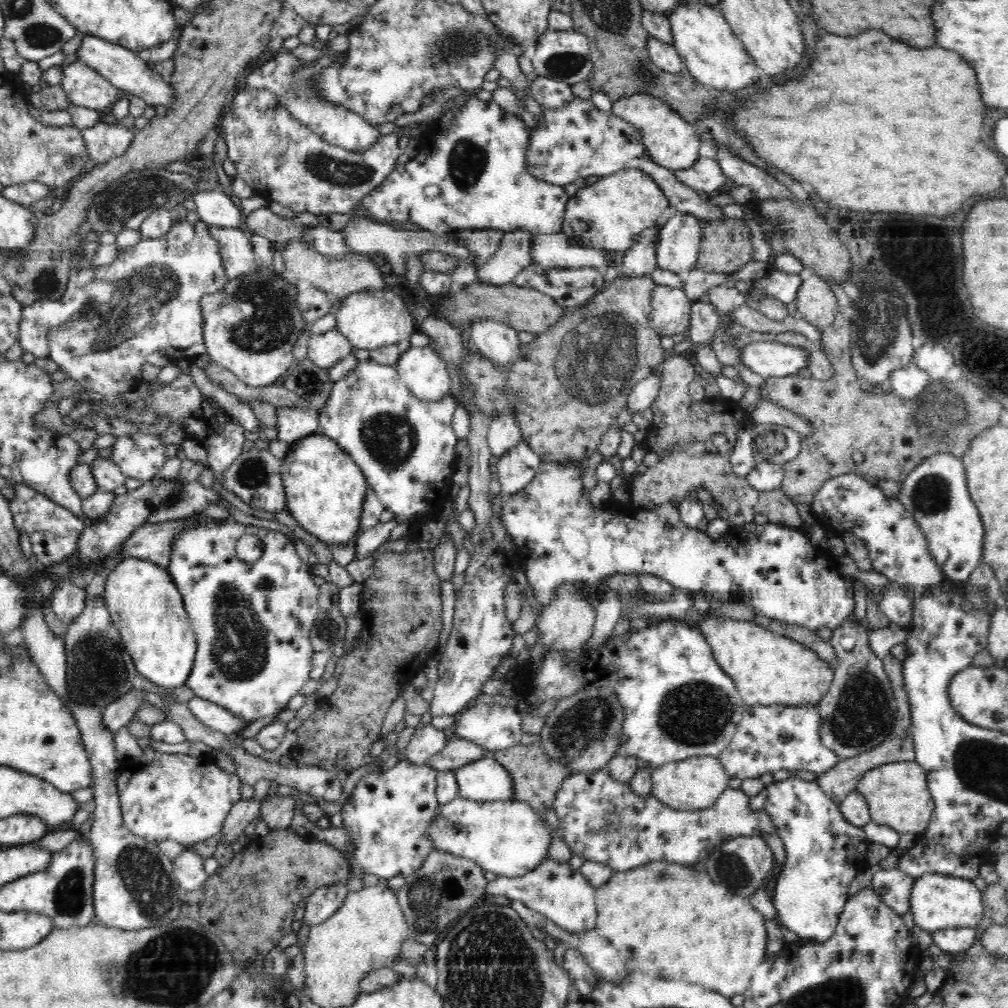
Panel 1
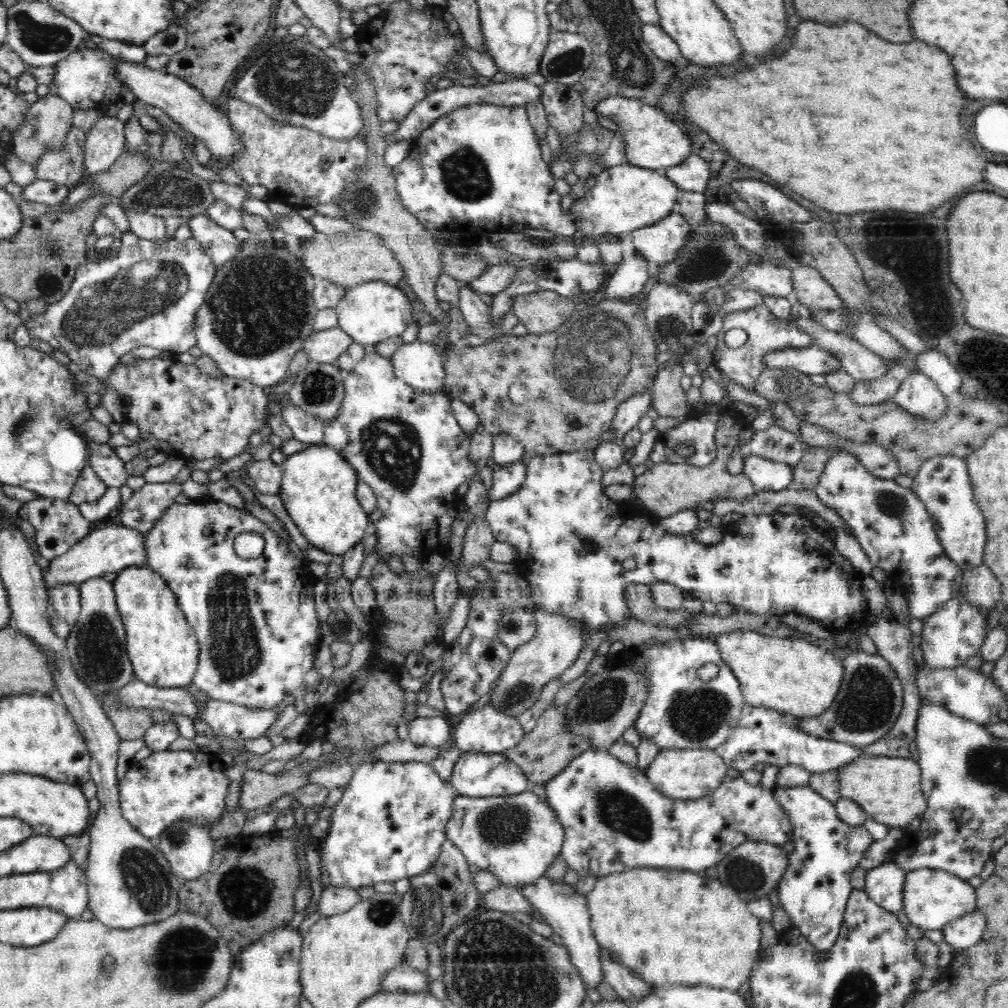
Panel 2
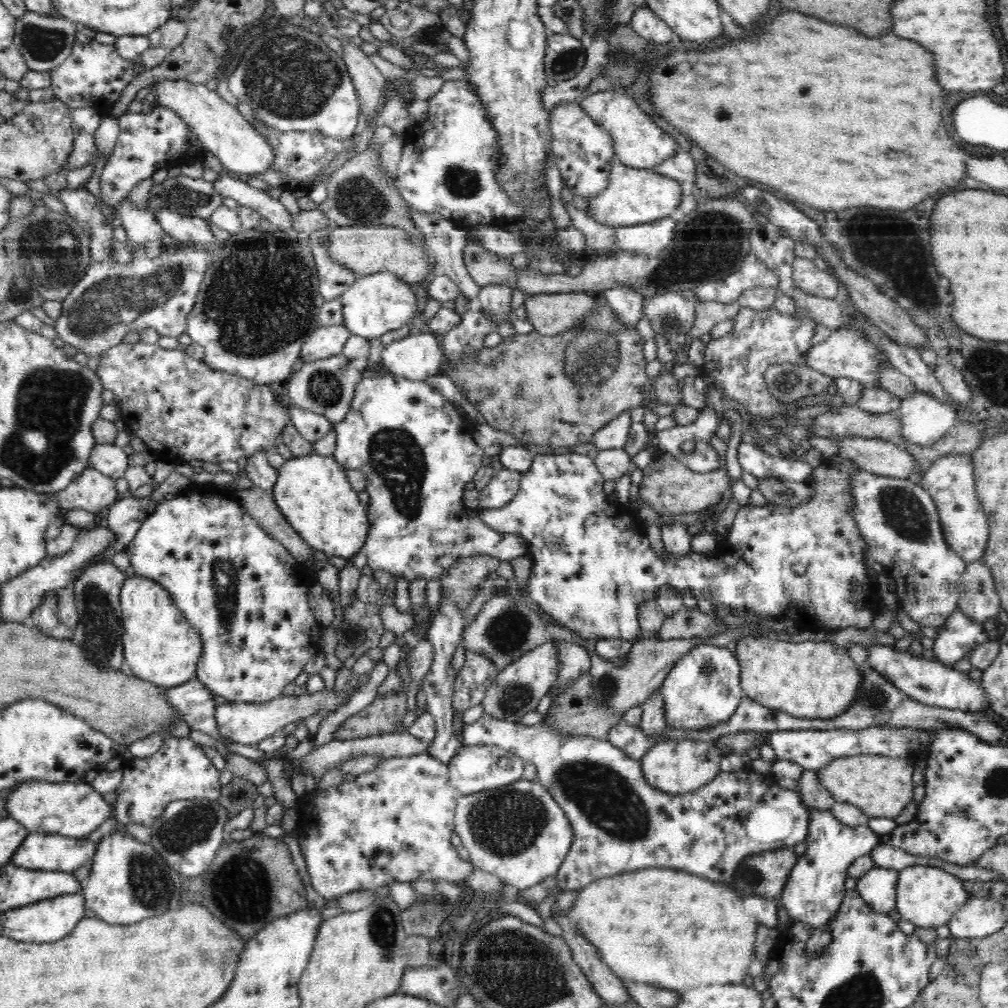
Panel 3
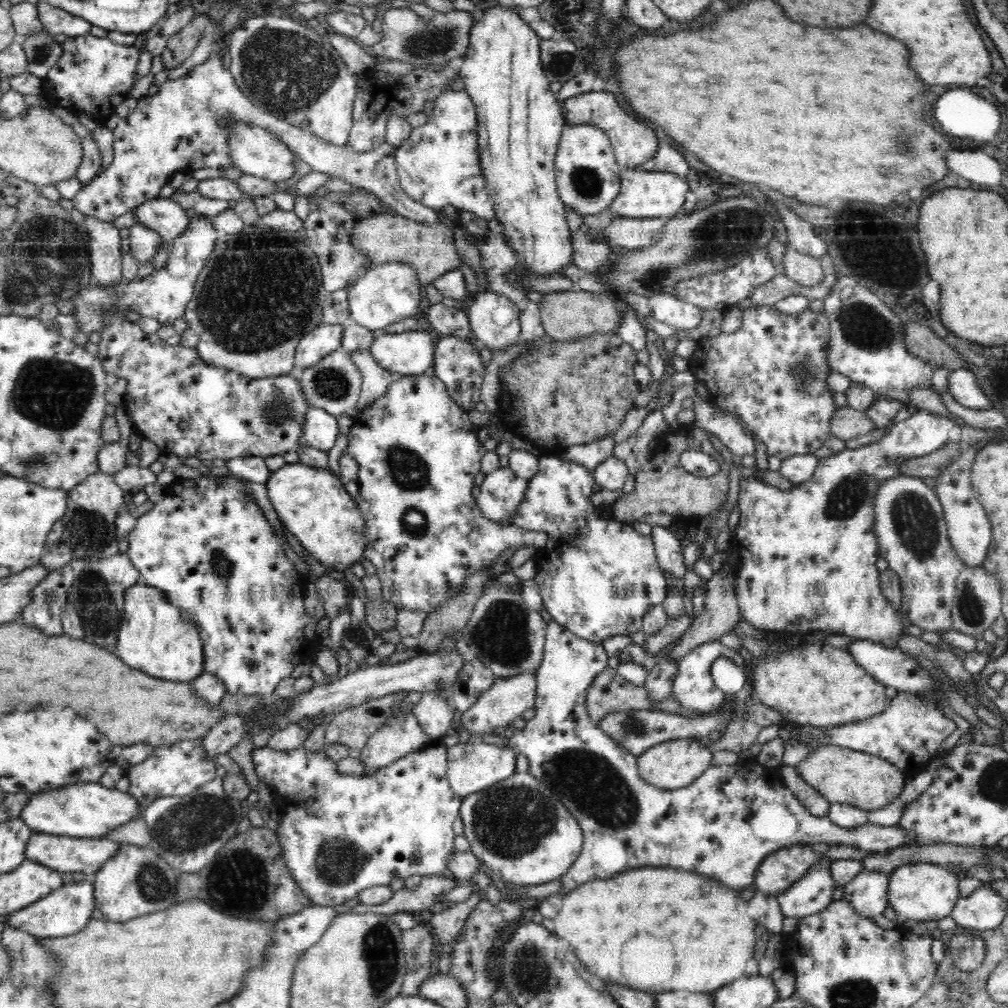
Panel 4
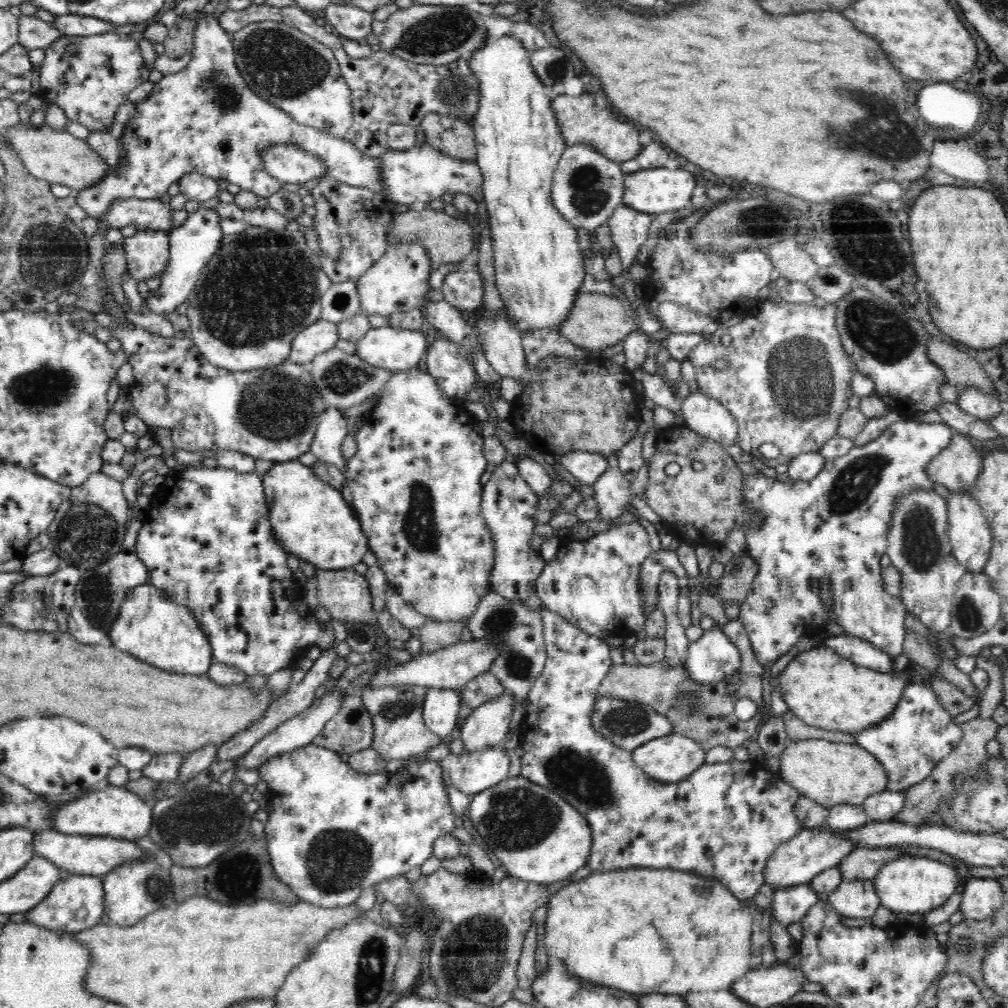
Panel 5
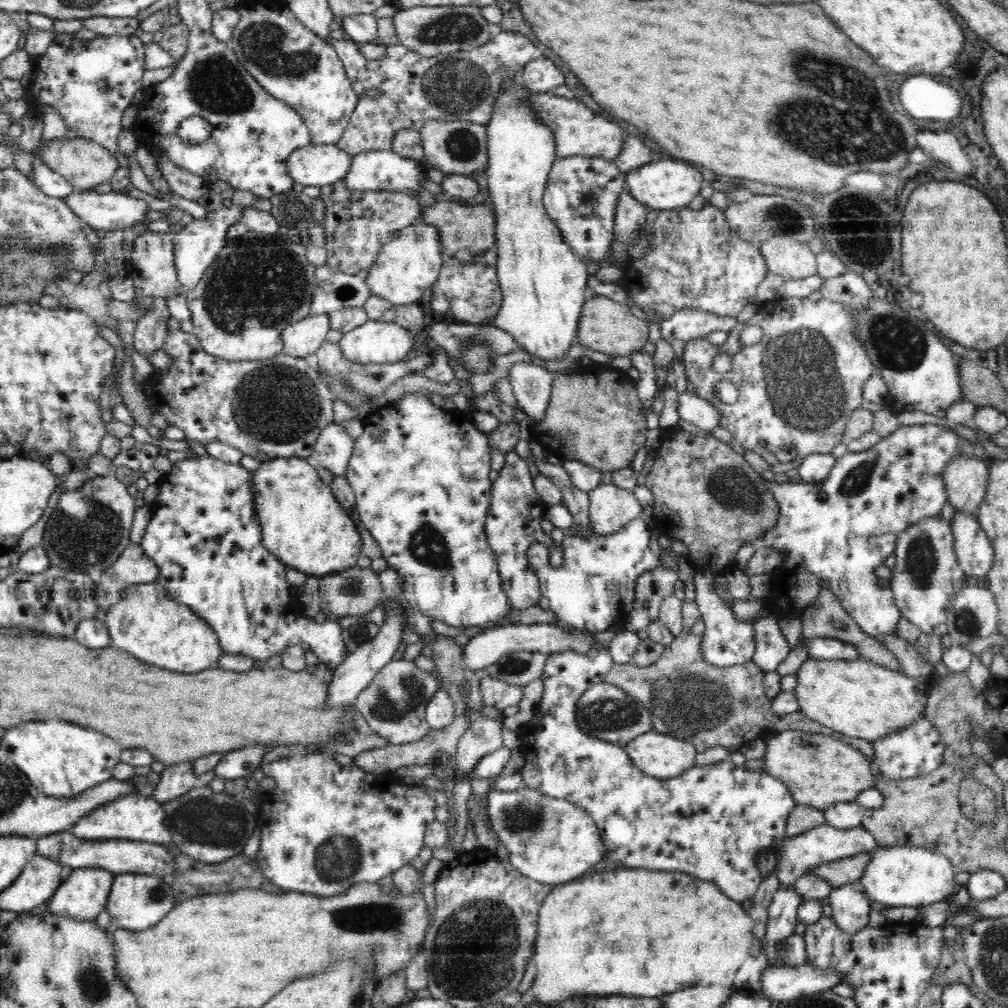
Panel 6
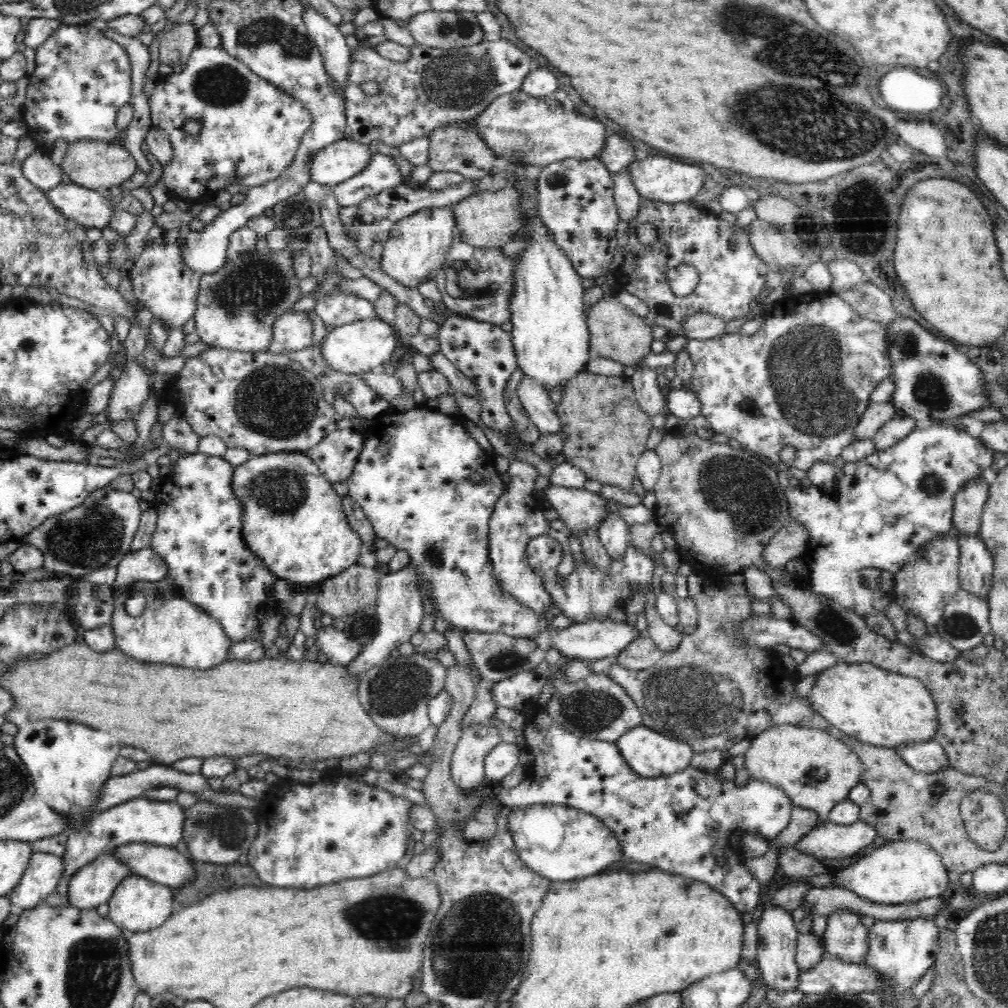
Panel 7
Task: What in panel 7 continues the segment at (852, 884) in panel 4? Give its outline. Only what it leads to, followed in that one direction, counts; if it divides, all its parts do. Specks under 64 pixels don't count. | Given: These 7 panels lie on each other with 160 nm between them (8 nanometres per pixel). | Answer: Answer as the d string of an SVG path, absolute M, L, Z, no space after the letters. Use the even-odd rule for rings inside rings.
M846 909L827 916L824 932L826 956L838 957L846 962L862 963L868 952L869 928L860 920L861 915Z

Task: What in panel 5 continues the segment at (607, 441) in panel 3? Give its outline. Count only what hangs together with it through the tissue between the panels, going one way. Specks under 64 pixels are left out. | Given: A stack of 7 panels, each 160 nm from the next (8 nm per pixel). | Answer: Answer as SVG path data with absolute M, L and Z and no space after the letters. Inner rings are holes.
M570 451L552 459L573 481L593 485L608 470L608 458L594 452Z

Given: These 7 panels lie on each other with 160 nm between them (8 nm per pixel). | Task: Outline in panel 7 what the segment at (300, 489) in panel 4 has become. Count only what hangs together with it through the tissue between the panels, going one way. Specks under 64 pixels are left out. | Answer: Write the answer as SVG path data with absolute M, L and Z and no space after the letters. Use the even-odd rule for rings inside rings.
M276 452L272 454L262 454L262 456L253 455L250 457L248 462L240 464L234 470L234 476L232 476L232 491L234 495L240 499L242 507L244 507L244 516L242 516L242 537L246 541L246 546L256 557L262 559L262 563L277 576L277 578L282 578L286 581L290 581L296 584L308 584L308 583L320 583L327 578L336 576L339 572L342 572L345 568L349 566L356 565L357 560L361 551L362 539L360 535L350 526L347 521L346 515L341 507L341 498L334 491L332 483L320 472L316 463L308 458L303 452Z

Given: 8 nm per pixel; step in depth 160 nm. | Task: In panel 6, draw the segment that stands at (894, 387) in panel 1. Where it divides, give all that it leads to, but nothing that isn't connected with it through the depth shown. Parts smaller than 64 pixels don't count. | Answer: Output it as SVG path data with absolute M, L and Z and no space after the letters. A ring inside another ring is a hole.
M931 423L918 424L918 426L902 425L896 432L892 432L890 436L881 438L880 442L872 446L872 448L868 448L868 450L863 450L862 452L847 451L842 457L837 458L832 470L822 482L807 483L804 481L790 481L789 483L777 483L774 481L766 481L769 493L772 494L778 503L780 516L778 522L776 522L773 527L770 527L760 539L763 546L767 546L772 550L779 550L783 554L783 561L776 568L773 568L771 572L790 572L790 600L792 600L792 608L796 610L795 616L801 618L800 612L802 612L804 608L814 604L820 592L820 586L822 586L822 584L827 584L830 591L836 595L838 602L844 607L844 610L846 610L848 614L851 614L852 619L858 623L858 627L860 627L862 632L878 640L884 640L885 637L896 634L898 622L900 622L903 617L900 614L900 609L896 606L891 587L885 587L878 583L878 577L874 574L874 570L883 564L888 556L892 556L896 541L903 530L906 530L908 526L918 522L921 518L937 517L941 514L940 510L942 510L942 507L946 504L946 501L948 501L948 495L945 491L943 476L941 474L948 462L967 451L970 451L968 438L955 434L953 430L948 430L942 426L934 426L934 424ZM768 613L754 621L756 650L751 660L764 672L776 671L791 651L780 629L781 617Z

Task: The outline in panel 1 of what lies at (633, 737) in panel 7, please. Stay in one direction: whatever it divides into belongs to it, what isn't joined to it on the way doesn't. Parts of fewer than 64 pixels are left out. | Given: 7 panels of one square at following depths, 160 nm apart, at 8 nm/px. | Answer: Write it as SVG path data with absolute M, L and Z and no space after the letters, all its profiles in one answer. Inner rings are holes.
M717 756L688 758L664 764L651 772L651 796L674 810L704 810L714 806L714 802L729 787L730 778Z

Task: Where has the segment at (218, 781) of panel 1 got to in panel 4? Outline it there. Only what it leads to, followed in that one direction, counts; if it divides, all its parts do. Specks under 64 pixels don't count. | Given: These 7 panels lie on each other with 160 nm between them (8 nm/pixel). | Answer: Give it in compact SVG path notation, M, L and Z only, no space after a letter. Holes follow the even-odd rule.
M202 739L181 740L168 746L159 746L147 760L126 769L125 776L130 782L127 793L136 799L143 812L156 798L186 796L196 791L196 788L216 778L217 768L216 760L207 758Z

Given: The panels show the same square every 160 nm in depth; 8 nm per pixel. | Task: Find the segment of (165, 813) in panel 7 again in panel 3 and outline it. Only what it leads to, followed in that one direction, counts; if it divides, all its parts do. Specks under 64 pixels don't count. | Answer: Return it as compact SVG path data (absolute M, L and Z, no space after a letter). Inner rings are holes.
M22 781L18 788L8 789L6 812L24 825L30 833L50 833L84 838L111 817L113 804L96 792L90 783Z

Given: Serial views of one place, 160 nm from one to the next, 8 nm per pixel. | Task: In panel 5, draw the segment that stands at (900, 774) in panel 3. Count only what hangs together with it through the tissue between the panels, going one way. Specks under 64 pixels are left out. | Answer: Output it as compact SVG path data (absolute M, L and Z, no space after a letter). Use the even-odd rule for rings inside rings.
M819 738L791 741L780 756L778 776L801 795L825 807L839 804L860 806L872 794L886 791L888 775L884 766L858 744L836 743Z

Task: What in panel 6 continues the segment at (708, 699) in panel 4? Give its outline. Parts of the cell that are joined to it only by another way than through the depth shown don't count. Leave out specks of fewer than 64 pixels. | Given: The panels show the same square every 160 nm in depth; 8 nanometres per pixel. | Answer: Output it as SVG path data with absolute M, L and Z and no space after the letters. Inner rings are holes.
M697 571L693 575L693 582L695 584L695 601L699 606L701 619L706 625L706 630L702 634L702 648L700 648L702 659L708 665L724 669L751 662L756 650L756 641L754 641L754 622L740 622L736 619L731 604L721 599L716 593L715 577L716 575L710 571Z

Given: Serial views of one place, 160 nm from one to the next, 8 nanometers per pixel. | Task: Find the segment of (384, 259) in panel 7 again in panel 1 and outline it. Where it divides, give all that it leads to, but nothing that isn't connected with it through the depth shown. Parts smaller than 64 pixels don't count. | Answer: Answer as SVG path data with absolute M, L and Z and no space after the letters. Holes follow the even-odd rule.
M369 289L350 294L339 304L336 317L336 329L348 338L354 350L374 350L388 344L398 344L406 340L417 329L411 311L405 301L391 290Z

